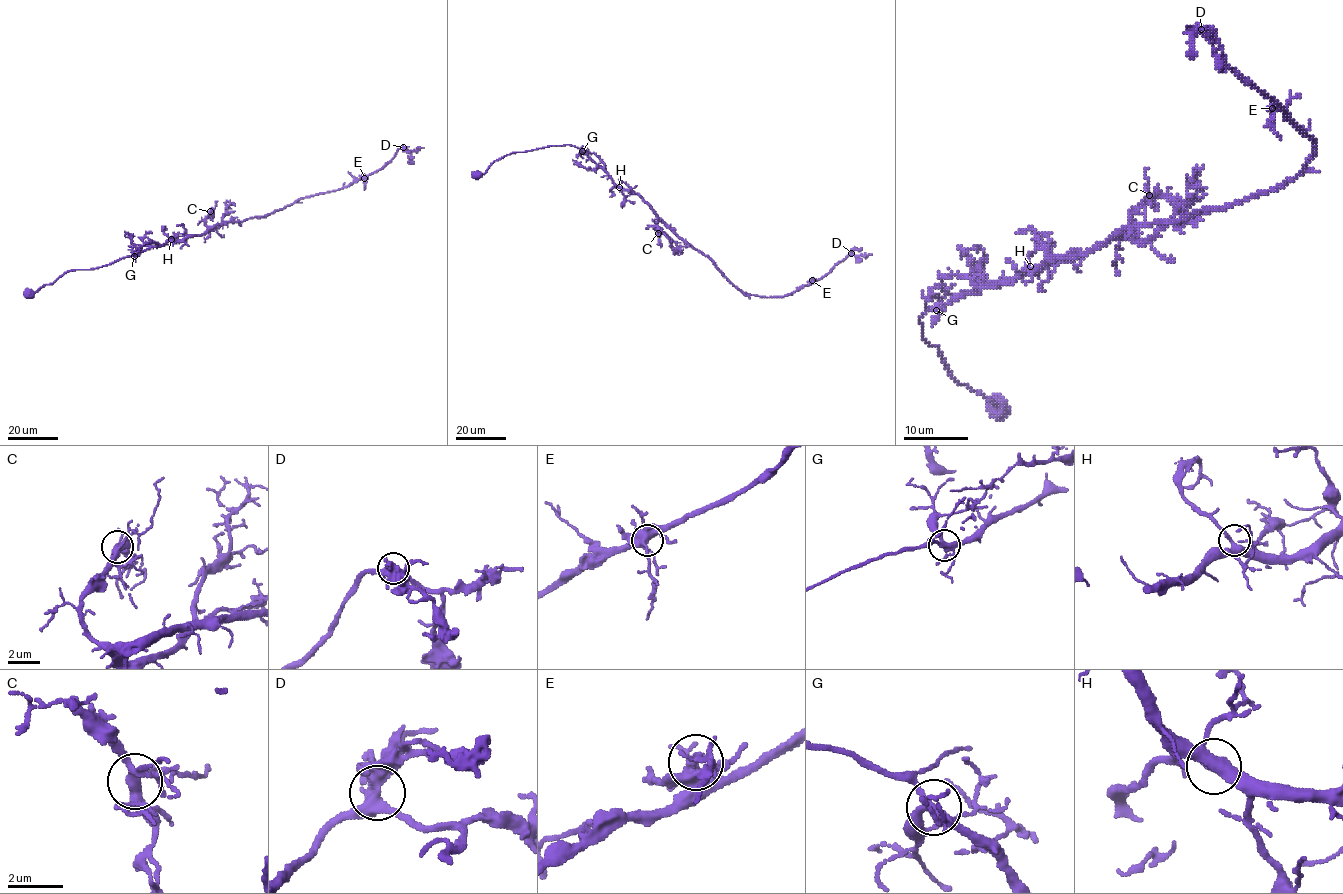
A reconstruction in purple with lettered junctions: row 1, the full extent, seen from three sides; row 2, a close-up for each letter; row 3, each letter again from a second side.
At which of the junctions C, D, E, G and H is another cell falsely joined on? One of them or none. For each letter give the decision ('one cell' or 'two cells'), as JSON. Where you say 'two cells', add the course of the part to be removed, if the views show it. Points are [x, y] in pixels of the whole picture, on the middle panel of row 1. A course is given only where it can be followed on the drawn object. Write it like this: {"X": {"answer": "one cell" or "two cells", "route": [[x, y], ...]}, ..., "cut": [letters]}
{"C": {"answer": "one cell"}, "D": {"answer": "one cell"}, "E": {"answer": "one cell"}, "G": {"answer": "one cell"}, "H": {"answer": "one cell"}, "cut": []}

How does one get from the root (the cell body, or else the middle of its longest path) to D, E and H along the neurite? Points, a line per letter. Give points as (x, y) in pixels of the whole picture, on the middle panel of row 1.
D: (478, 174), (512, 153), (579, 148), (748, 294), (786, 296), (822, 278), (851, 253)
E: (478, 174), (512, 153), (574, 146), (615, 184), (635, 192), (744, 292), (783, 296), (812, 280)
H: (478, 174), (483, 174), (495, 161), (512, 153), (570, 145), (584, 151), (619, 187)

